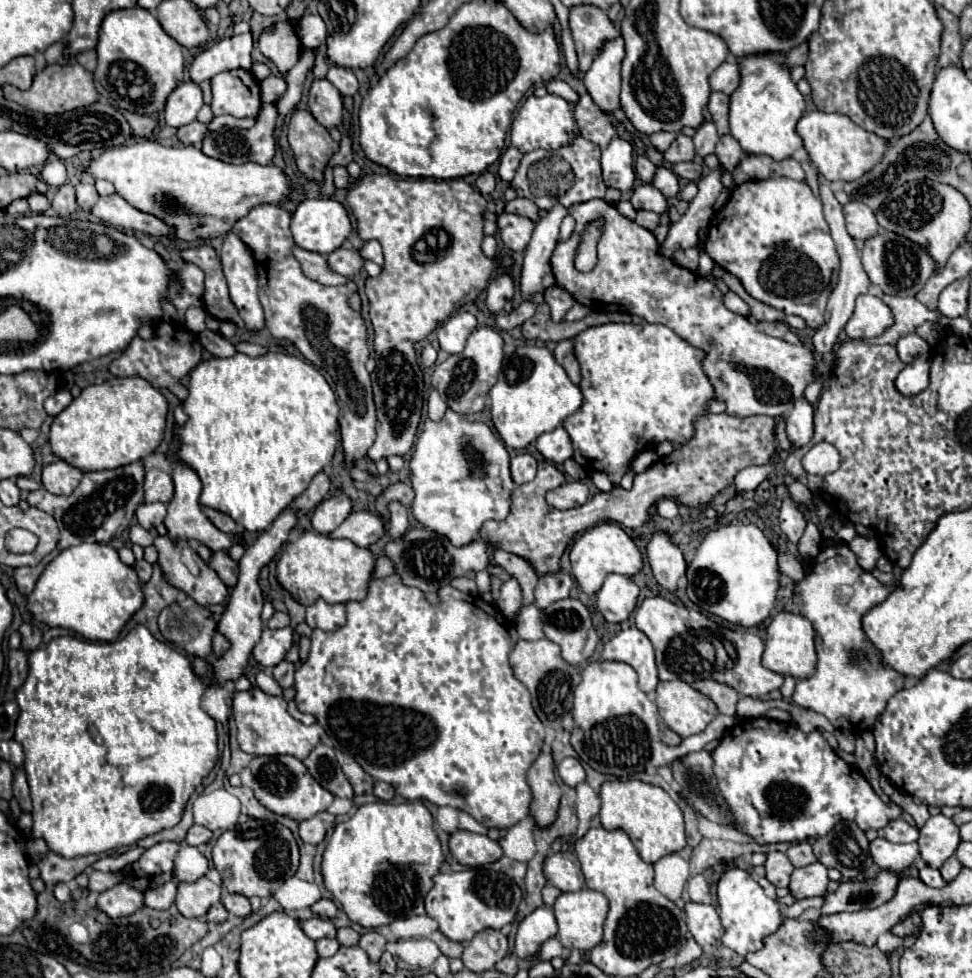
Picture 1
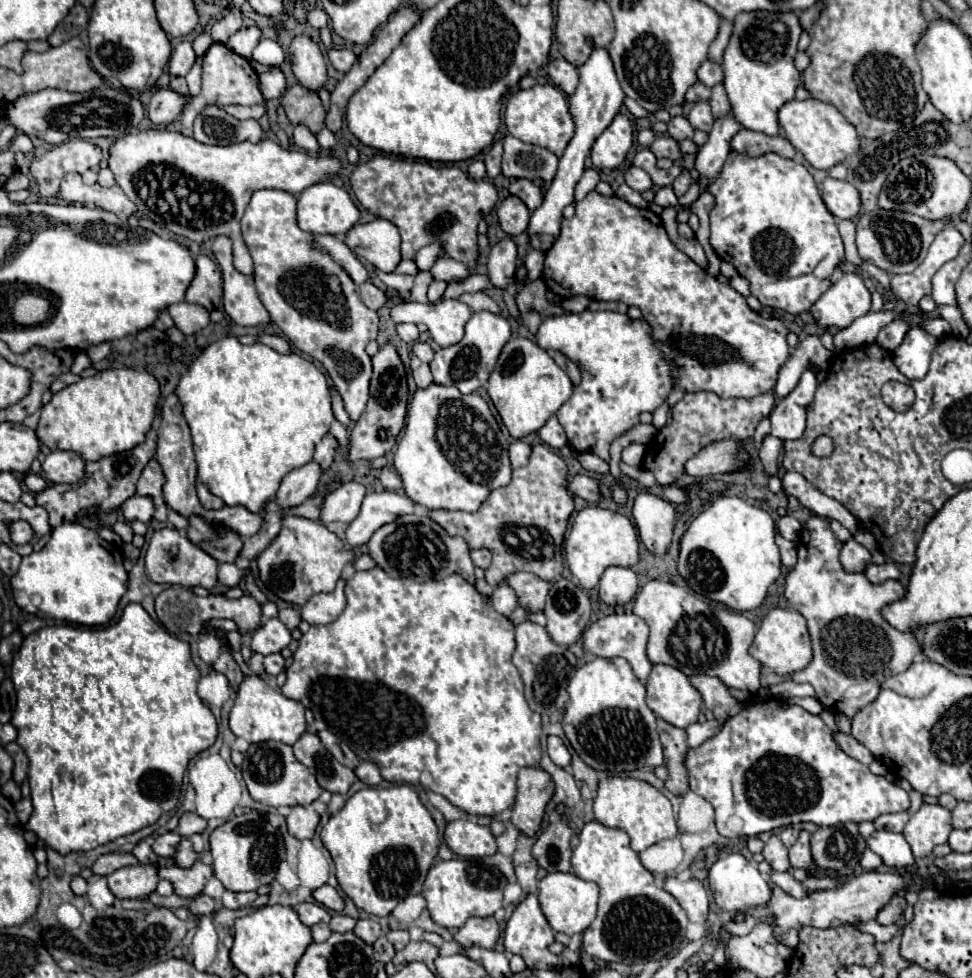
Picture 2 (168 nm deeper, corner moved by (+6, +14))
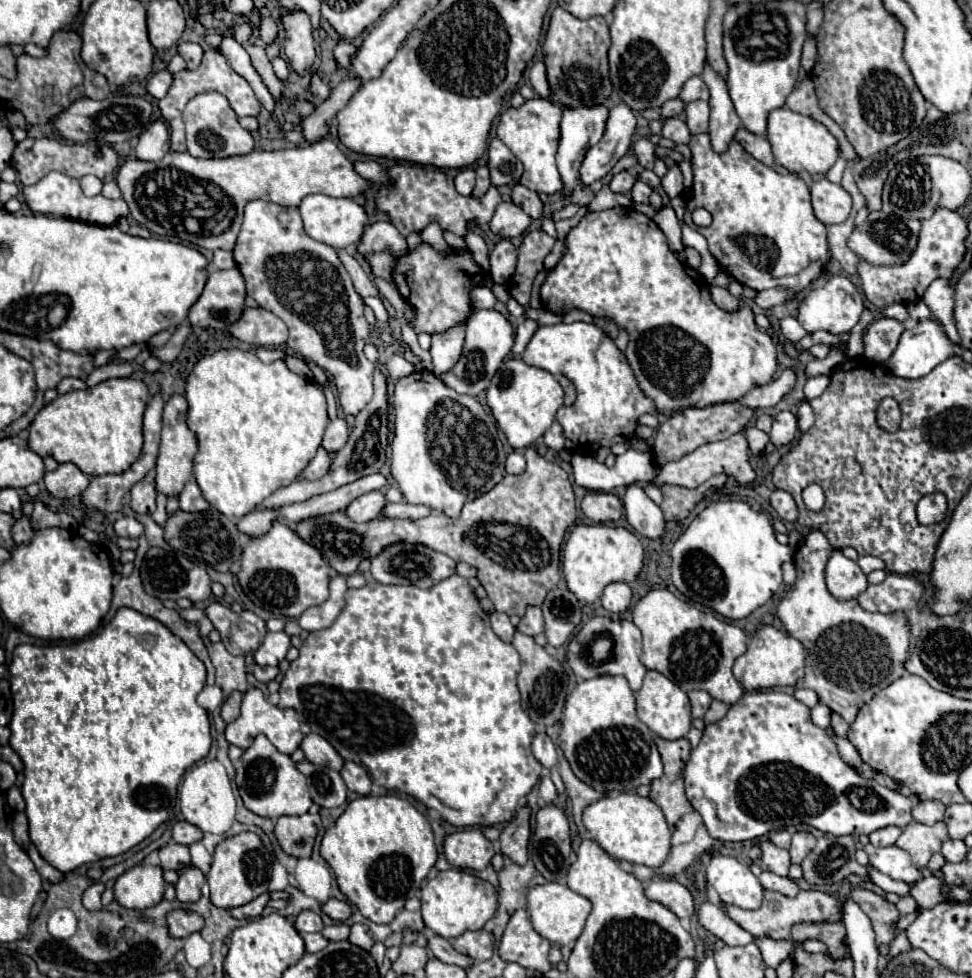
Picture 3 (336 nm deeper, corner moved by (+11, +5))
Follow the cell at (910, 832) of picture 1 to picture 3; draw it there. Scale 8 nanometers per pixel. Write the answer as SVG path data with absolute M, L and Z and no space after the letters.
M885 827L885 829L879 829L879 831L871 833L871 835L869 835L869 839L871 839L871 843L873 843L873 845L889 847L889 845L893 845L893 843L897 841L899 833L901 833L901 829L899 829L899 827Z

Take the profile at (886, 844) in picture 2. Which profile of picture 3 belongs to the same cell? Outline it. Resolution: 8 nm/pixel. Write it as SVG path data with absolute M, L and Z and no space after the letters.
M871 843L865 845L865 853L869 855L869 863L883 875L889 875L895 881L905 881L913 885L921 873L917 867L913 867L911 857L905 849L899 849L895 845L891 847L873 847Z

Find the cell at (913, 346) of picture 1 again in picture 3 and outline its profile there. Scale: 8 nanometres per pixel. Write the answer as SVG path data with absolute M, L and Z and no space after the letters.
M881 317L881 319L873 321L863 335L865 357L871 361L877 361L877 363L887 361L891 357L891 353L895 351L897 341L903 331L905 331L905 325L897 319Z

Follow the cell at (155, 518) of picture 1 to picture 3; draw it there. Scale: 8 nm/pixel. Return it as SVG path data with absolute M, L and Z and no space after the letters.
M119 517L113 527L115 527L115 533L119 537L137 539L139 535L143 535L143 525L135 517Z

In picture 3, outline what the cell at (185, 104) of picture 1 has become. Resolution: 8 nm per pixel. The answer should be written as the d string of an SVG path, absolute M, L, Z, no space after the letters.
M163 121L151 123L141 135L139 143L135 147L135 159L141 161L159 161L167 153L167 141L169 141L169 131Z

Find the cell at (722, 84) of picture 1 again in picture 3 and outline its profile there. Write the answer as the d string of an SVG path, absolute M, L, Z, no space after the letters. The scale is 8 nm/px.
M691 77L685 81L681 93L679 93L679 99L683 103L691 103L691 101L697 101L697 99L709 99L709 89L707 85L703 83L701 77Z

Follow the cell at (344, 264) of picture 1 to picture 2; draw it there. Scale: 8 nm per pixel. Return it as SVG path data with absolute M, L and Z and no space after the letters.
M376 218L368 224L356 224L346 232L344 244L384 272L392 272L400 262L400 234L388 220Z

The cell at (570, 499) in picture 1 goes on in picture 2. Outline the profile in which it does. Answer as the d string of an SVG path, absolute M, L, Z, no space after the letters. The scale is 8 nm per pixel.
M576 474L568 480L566 490L574 496L580 496L584 500L590 502L598 502L600 500L600 492L598 492L598 482L586 474Z

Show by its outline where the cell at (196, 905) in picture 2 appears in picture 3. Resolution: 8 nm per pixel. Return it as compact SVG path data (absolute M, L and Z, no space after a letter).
M175 909L175 911L167 913L167 929L169 929L169 935L175 939L187 937L187 935L203 929L203 917L193 911Z

